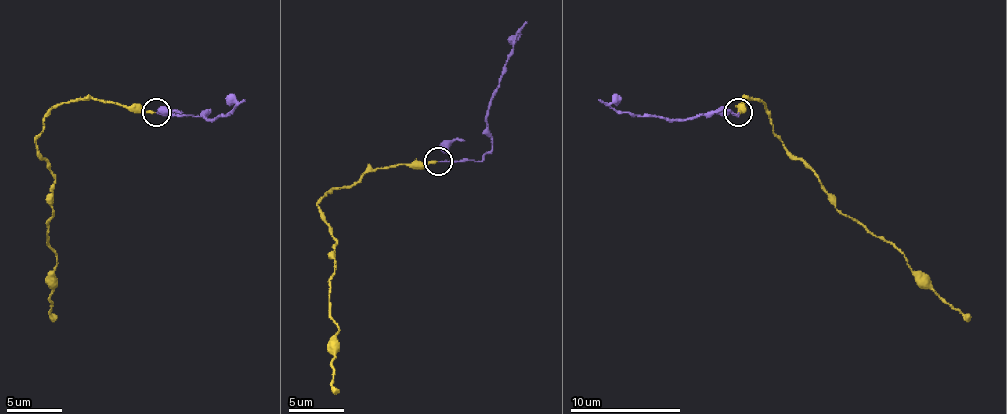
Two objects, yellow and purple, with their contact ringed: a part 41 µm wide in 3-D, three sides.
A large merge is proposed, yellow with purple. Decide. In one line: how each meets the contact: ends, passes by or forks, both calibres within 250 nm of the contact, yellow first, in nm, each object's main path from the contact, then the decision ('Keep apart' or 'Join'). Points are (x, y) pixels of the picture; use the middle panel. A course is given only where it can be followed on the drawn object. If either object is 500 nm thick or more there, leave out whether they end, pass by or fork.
At the ring yellow ends. At the ring purple passes by. Thickness 180 nm (yellow) against 80 nm. Course of yellow: (437, 160), (385, 166), (318, 202), (318, 213), (335, 238), (330, 313), (338, 329), (332, 373), (338, 393). Course of purple: (437, 160), (479, 160), (493, 147), (487, 127), (490, 97), (515, 33), (526, 22). Join

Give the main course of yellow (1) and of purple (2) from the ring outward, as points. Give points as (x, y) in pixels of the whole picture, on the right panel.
1: (737, 111), (754, 98), (765, 106), (779, 139), (815, 175), (832, 203), (890, 241), (950, 305), (970, 316)
2: (737, 111), (737, 114), (724, 111), (674, 120), (610, 109), (599, 100)

